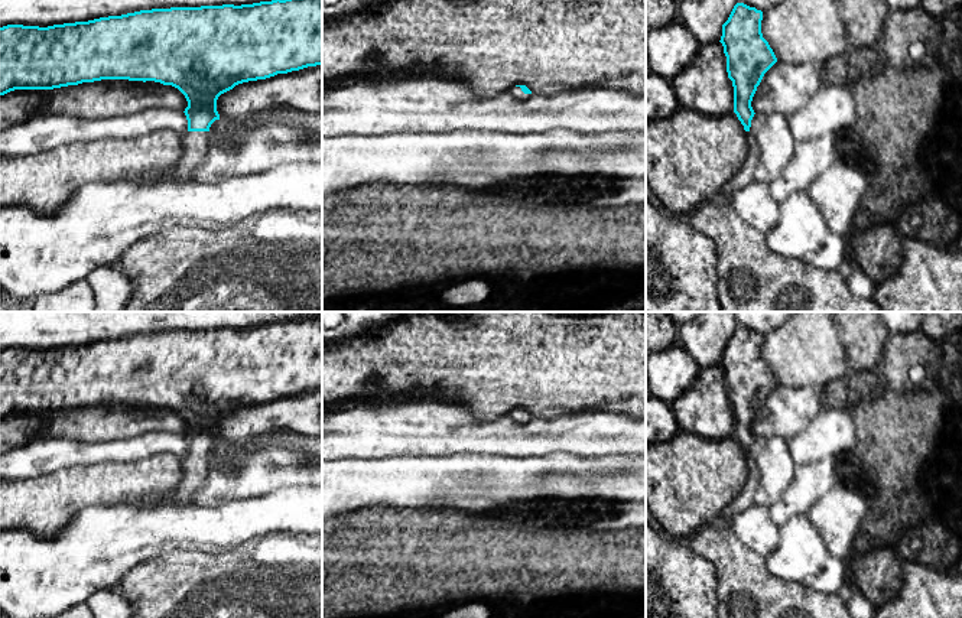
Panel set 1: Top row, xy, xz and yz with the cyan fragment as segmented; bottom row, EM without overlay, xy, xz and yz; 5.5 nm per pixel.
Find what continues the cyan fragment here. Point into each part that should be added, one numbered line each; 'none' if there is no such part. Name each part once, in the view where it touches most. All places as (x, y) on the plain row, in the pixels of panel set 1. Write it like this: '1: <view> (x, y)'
1: xy (195, 467)

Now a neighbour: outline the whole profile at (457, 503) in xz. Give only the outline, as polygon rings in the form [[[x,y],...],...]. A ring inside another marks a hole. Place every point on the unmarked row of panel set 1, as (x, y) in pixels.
[[[478,487],[475,489],[467,489],[464,492],[458,492],[455,495],[446,495],[443,492],[439,494],[439,502],[436,507],[439,508],[448,508],[452,511],[472,511],[468,508],[468,501],[478,497],[478,495],[484,495],[485,491]]]

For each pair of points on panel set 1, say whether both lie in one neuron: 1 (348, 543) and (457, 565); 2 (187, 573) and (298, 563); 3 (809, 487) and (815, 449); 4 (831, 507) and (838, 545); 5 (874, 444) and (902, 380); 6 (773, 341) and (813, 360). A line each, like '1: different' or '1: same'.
1: same
2: same
3: different
4: same
5: different
6: same

